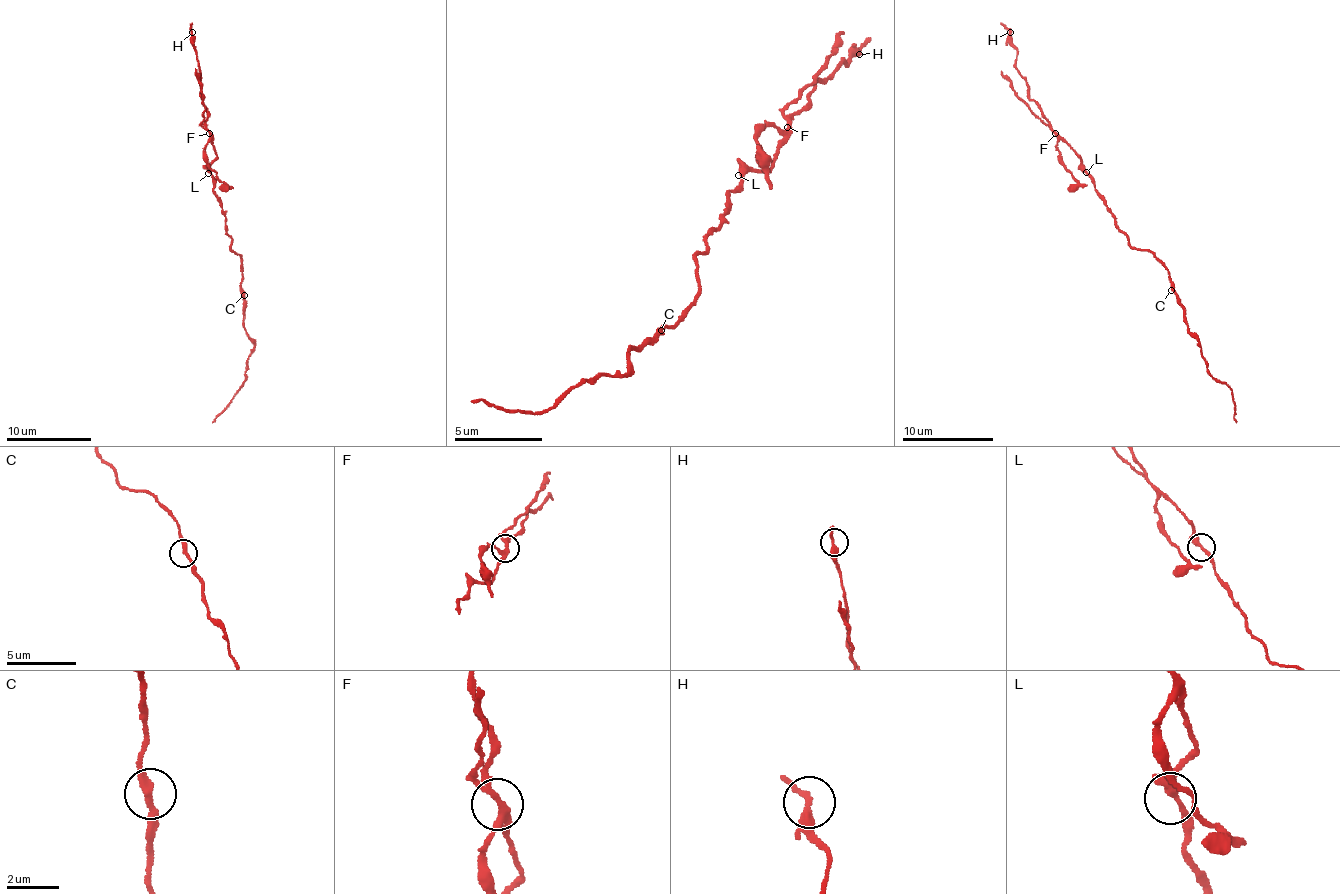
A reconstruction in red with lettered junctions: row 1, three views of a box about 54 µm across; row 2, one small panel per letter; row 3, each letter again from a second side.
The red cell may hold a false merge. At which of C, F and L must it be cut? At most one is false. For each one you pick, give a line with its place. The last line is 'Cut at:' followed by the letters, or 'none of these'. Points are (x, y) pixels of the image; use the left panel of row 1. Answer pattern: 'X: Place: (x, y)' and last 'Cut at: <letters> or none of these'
F: Place: (209, 133)
Cut at: F

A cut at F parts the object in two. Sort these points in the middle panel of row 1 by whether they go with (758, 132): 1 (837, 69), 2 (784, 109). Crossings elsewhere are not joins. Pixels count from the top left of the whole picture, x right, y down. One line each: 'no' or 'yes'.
1: yes
2: no

